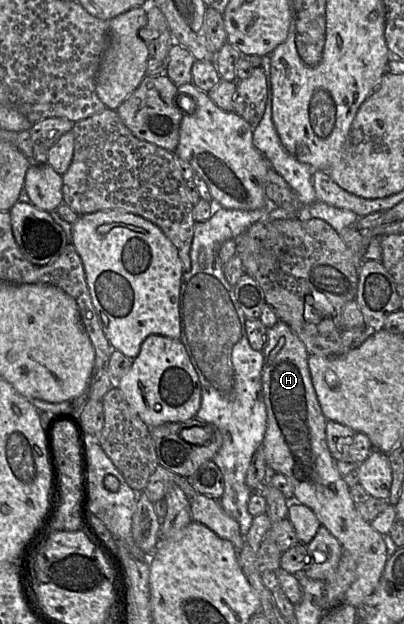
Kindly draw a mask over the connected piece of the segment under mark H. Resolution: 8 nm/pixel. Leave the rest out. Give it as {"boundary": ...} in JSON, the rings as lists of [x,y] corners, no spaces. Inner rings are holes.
{"boundary":[[[279,320],[267,329],[266,342],[262,350],[264,366],[262,385],[264,402],[267,409],[267,431],[262,443],[264,456],[270,469],[287,476],[294,487],[294,497],[308,506],[316,515],[321,525],[340,542],[344,551],[349,552],[357,564],[356,579],[345,593],[344,602],[357,608],[378,587],[386,562],[387,548],[383,538],[370,522],[364,520],[353,501],[350,487],[344,481],[331,456],[326,439],[327,419],[323,415],[312,384],[308,367],[309,354],[299,337],[290,326]]]}

